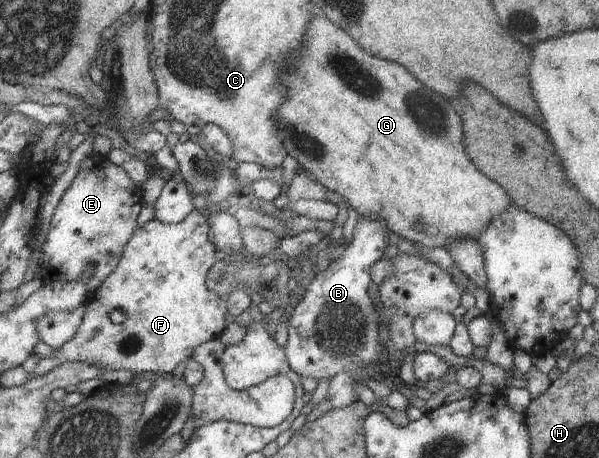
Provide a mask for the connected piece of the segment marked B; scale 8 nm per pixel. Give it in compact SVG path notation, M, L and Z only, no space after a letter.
M360 216L352 241L337 259L307 284L299 303L292 308L284 348L292 370L302 378L314 378L318 382L348 373L354 382L365 385L362 374L374 379L383 371L385 330L368 286L373 282L372 267L385 257L389 232L381 219Z

